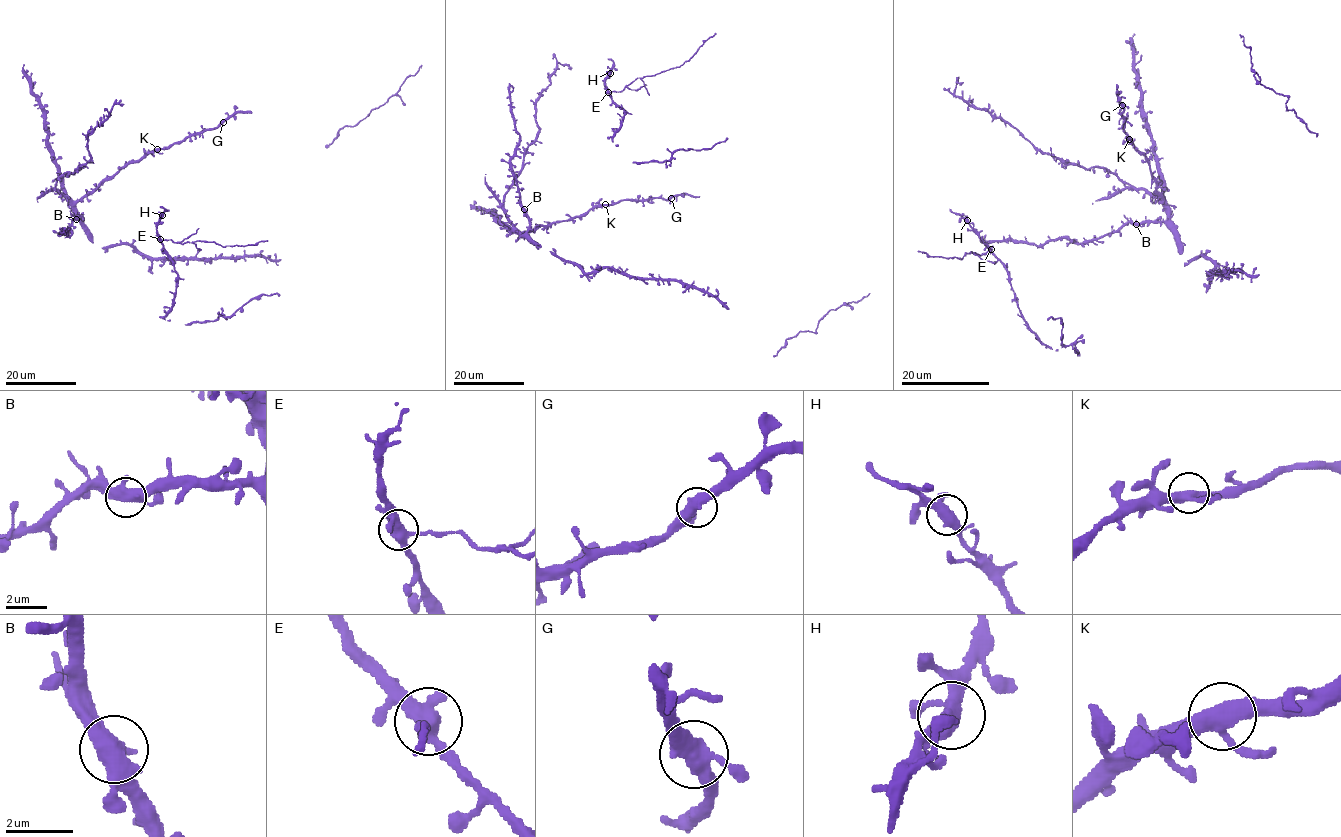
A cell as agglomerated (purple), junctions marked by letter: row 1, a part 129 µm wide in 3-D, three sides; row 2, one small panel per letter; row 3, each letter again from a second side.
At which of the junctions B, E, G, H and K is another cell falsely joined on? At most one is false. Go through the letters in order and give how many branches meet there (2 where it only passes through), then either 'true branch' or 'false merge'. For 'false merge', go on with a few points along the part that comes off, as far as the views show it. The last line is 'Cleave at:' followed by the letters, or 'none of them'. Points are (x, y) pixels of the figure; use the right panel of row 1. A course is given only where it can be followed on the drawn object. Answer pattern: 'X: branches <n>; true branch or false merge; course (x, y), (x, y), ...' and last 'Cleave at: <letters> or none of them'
B: branches 3; true branch
E: branches 3; false merge; course (991, 250), (981, 255), (971, 251), (961, 259), (929, 256), (917, 251)
G: branches 3; true branch
H: branches 3; true branch
K: branches 3; true branch
Cleave at: E

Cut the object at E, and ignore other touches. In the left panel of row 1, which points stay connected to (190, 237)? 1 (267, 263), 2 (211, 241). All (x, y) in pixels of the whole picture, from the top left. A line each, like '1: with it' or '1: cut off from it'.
1: cut off from it
2: with it

